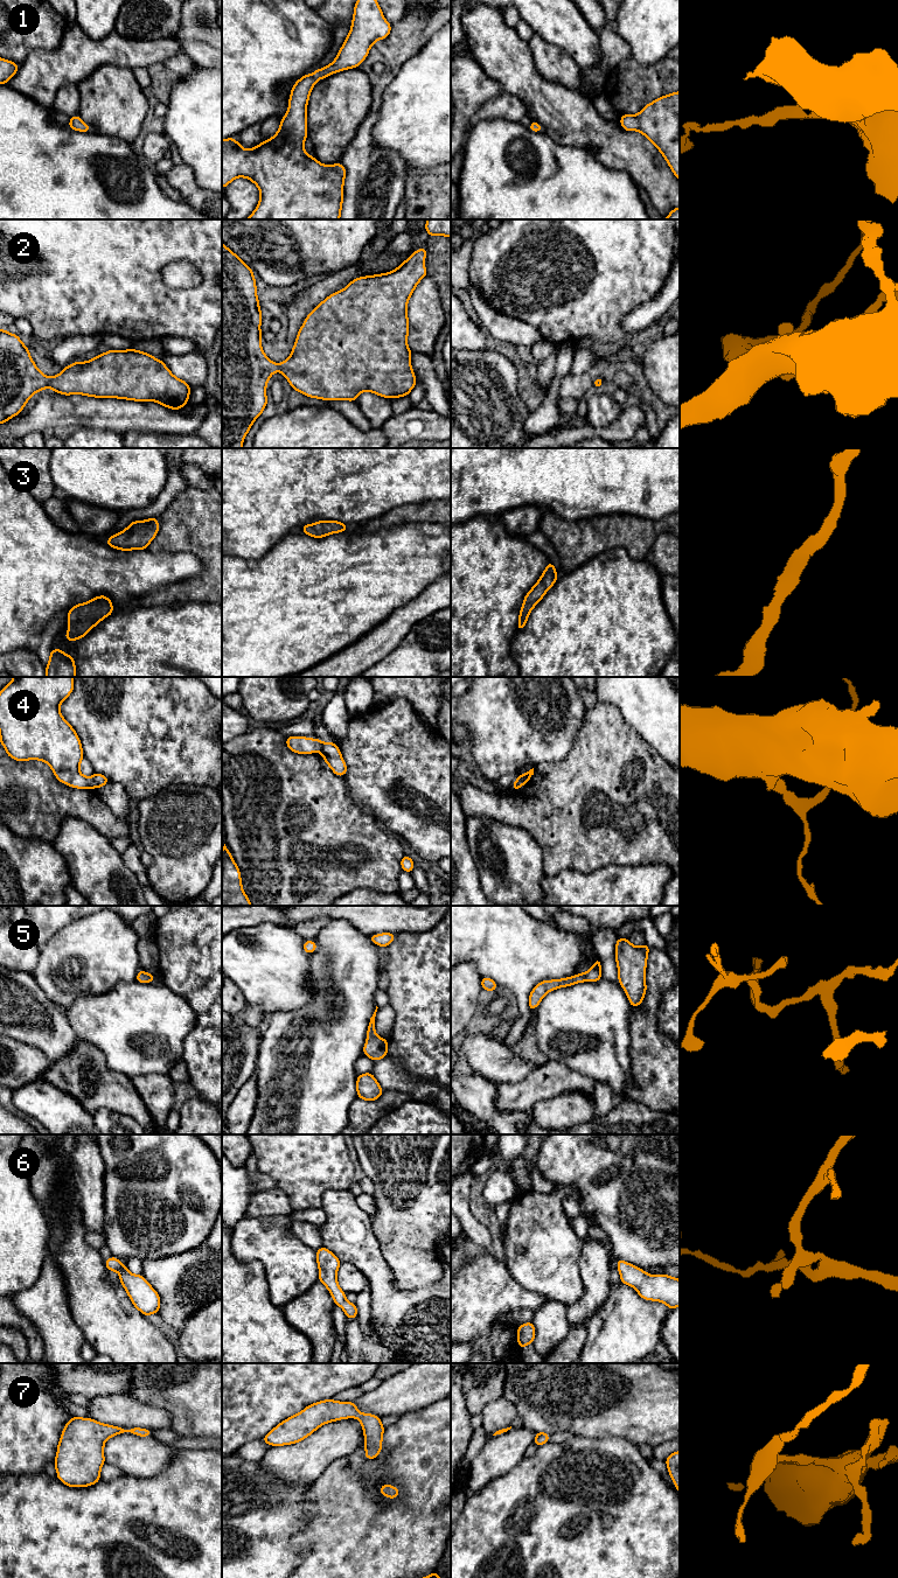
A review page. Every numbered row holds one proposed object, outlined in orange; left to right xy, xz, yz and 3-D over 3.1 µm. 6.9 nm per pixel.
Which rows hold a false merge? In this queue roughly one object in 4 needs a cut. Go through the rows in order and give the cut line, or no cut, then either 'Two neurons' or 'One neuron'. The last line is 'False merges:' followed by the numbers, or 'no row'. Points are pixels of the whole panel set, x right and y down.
1: No split. One neuron
2: No split. One neuron
3: No split. One neuron
4: Split along xy (90, 777), (95, 787). Two neurons
5: No split. One neuron
6: No split. One neuron
7: No split. One neuron
False merges: 4

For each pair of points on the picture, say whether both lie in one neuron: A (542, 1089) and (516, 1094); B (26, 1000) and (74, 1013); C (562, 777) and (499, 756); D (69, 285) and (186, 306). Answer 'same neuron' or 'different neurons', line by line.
A: same neuron
B: different neurons
C: different neurons
D: same neuron

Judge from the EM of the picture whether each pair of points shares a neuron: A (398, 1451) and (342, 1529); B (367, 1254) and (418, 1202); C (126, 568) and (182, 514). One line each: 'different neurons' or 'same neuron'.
A: same neuron
B: different neurons
C: different neurons

